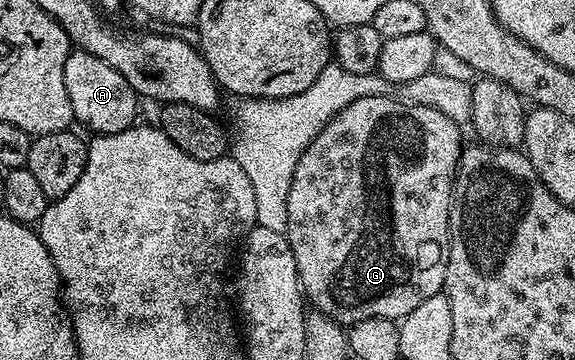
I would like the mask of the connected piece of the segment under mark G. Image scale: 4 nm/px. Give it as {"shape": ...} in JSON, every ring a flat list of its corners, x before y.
{"shape":[[365,96,344,106,300,154,292,190,288,190,285,235,298,263,305,299,343,326,364,322,364,318,401,321,420,302,439,295,446,282,450,201,464,147,463,129,432,106,393,100,392,96]]}

